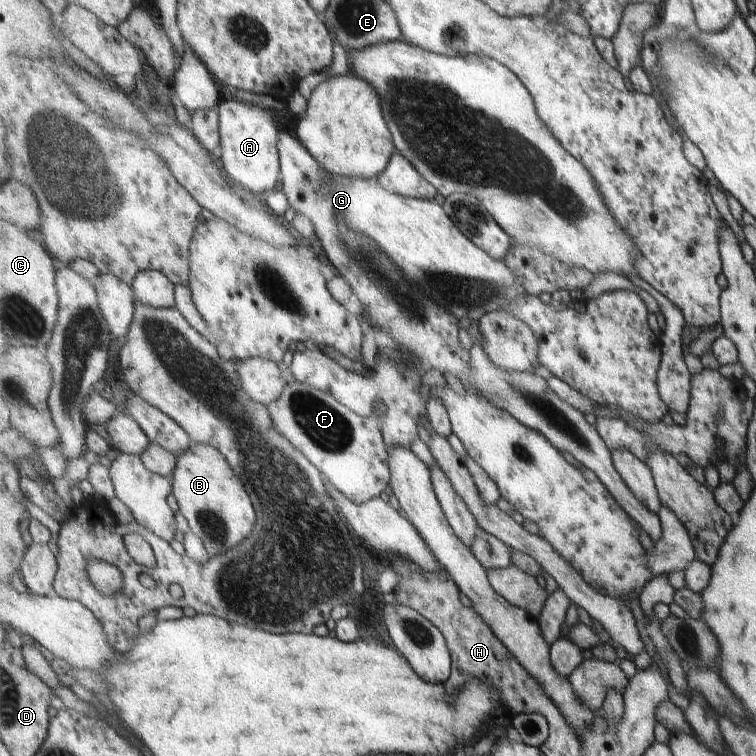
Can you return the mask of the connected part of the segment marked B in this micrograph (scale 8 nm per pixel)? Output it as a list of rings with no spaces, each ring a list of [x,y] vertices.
[[[196,444],[190,448],[178,458],[172,480],[179,512],[187,520],[190,530],[203,540],[211,556],[241,544],[253,532],[257,514],[250,492],[243,486],[241,477],[231,470],[223,453],[214,446]]]

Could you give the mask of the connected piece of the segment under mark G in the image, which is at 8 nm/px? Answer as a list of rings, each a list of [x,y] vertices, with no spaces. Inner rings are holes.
[[[281,130],[280,161],[280,187],[287,195],[290,207],[311,220],[313,235],[318,238],[328,260],[353,287],[367,326],[374,331],[384,332],[422,367],[437,369],[441,374],[449,372],[460,380],[466,392],[479,393],[480,390],[468,375],[472,358],[470,350],[461,348],[459,319],[467,317],[479,321],[487,313],[503,311],[509,302],[531,294],[526,286],[518,281],[507,262],[494,259],[465,236],[447,214],[443,204],[435,202],[434,199],[412,199],[395,194],[376,179],[333,175],[313,158],[298,137],[293,138],[291,134]],[[351,229],[359,232],[363,240],[367,240],[361,242],[361,254],[353,254],[357,250],[351,248],[349,240],[342,240]]]

